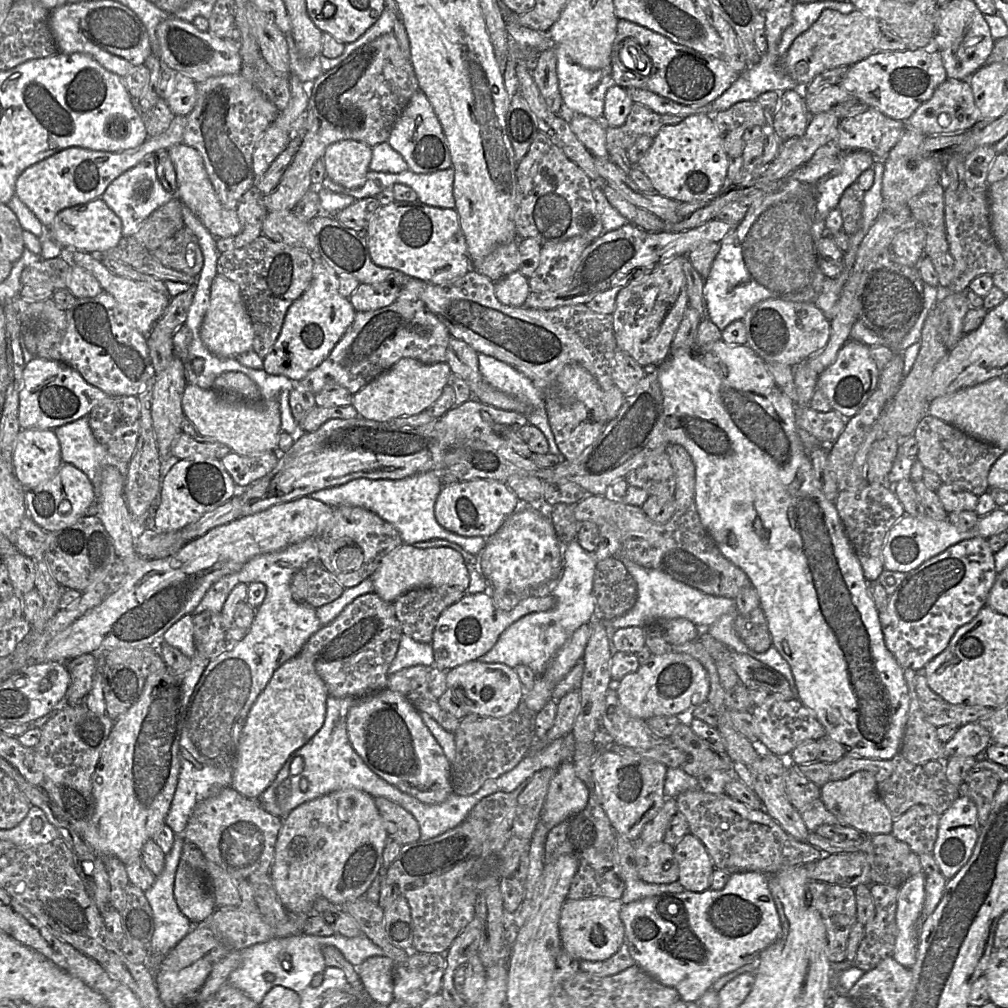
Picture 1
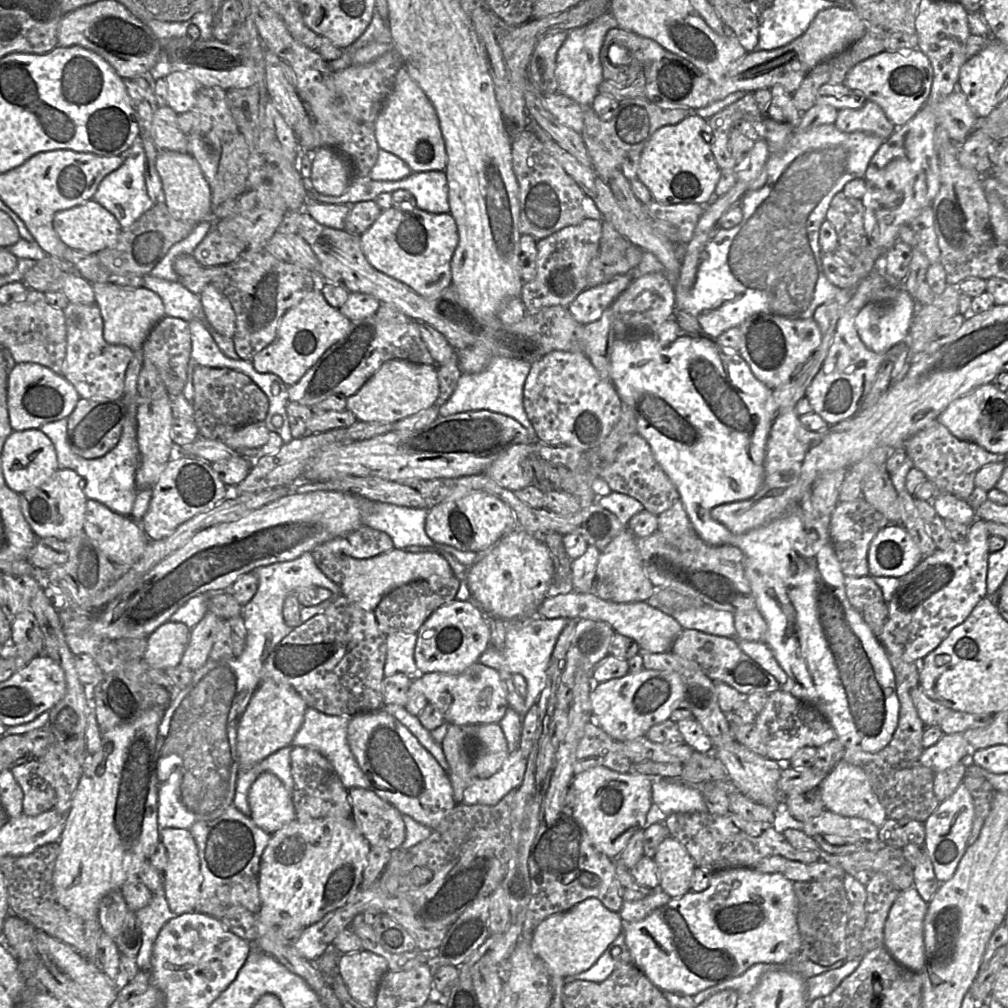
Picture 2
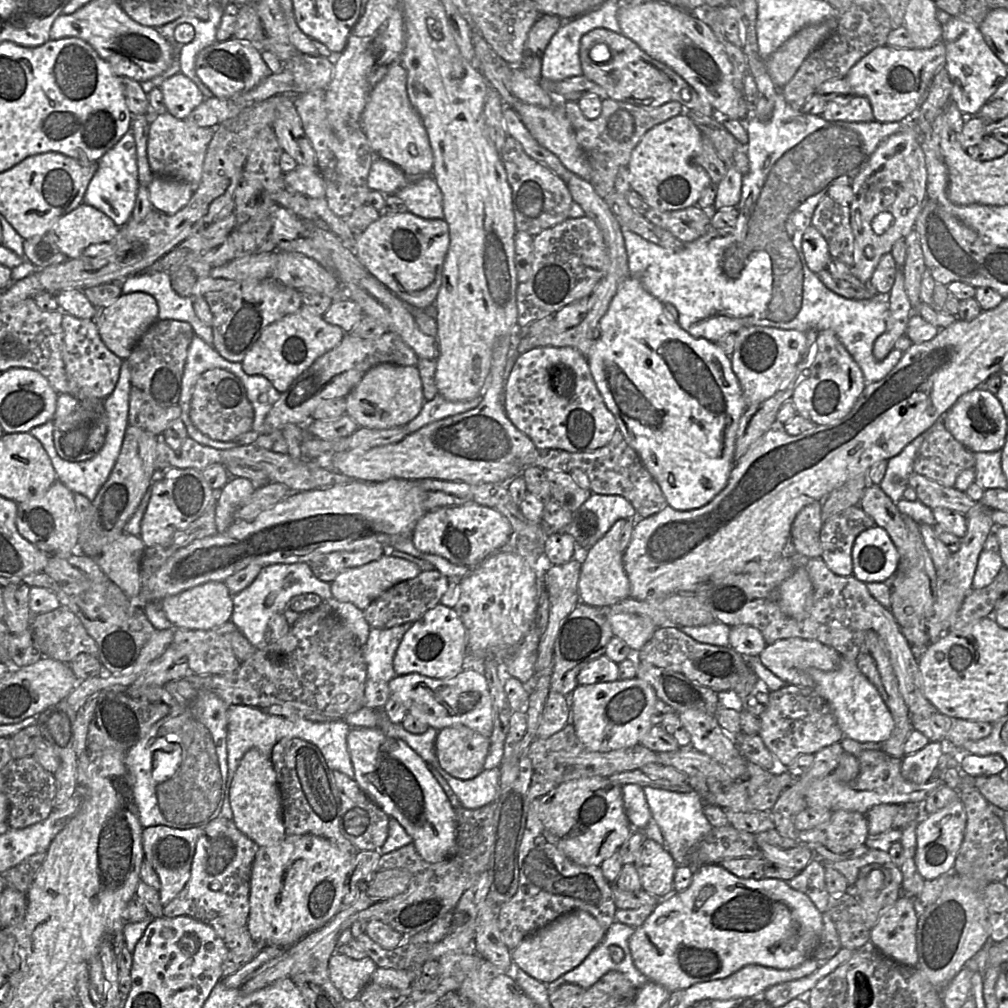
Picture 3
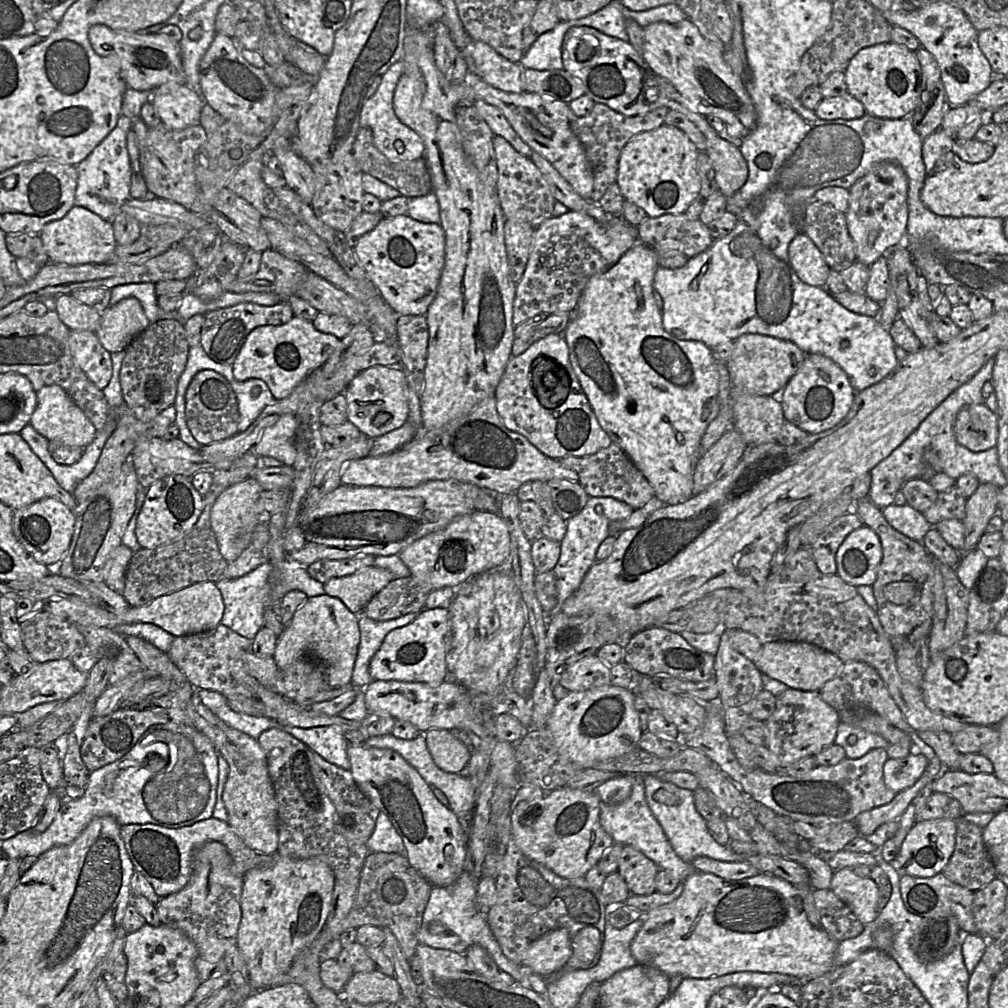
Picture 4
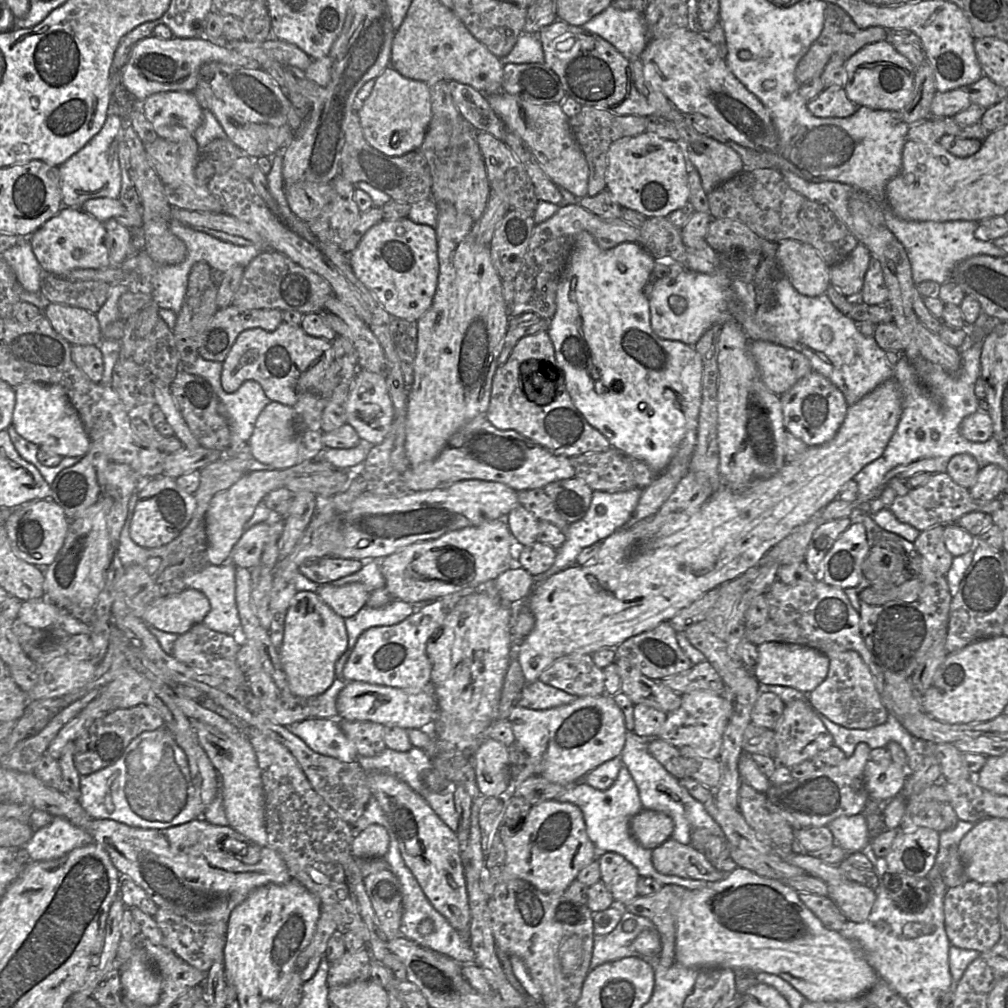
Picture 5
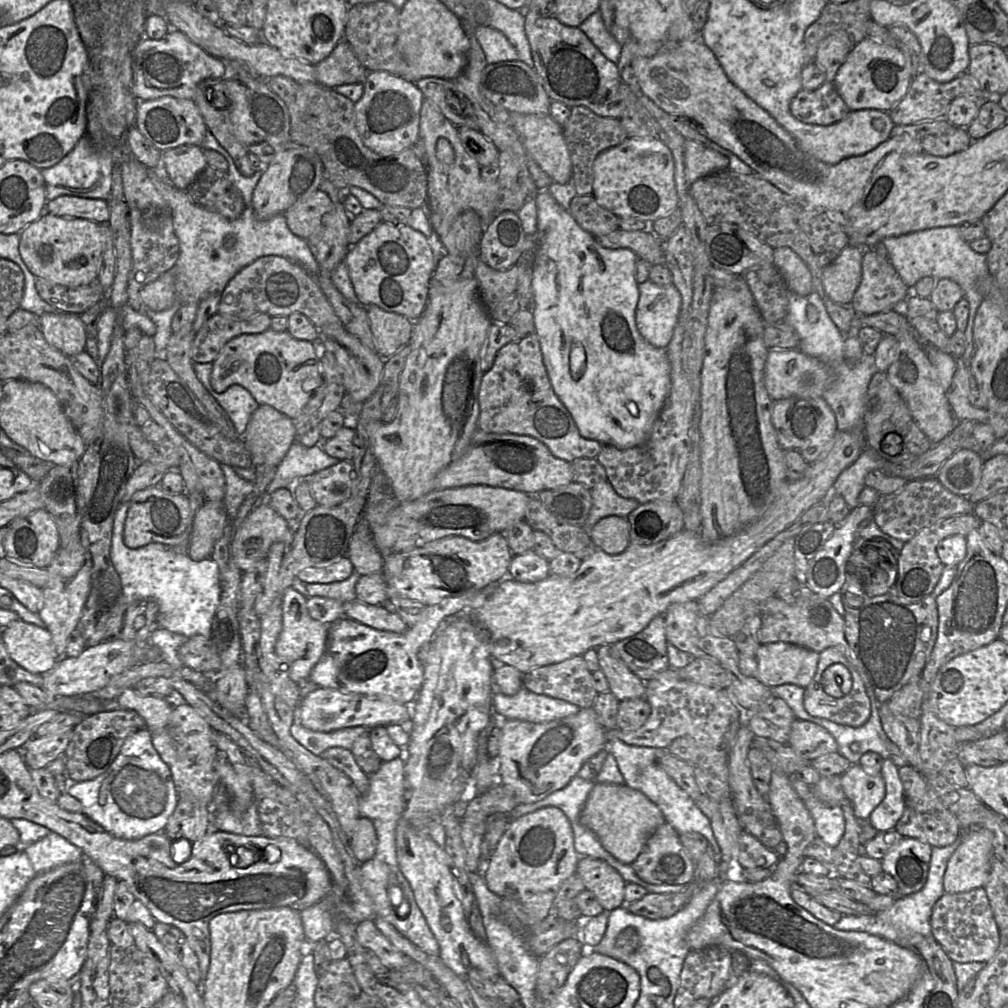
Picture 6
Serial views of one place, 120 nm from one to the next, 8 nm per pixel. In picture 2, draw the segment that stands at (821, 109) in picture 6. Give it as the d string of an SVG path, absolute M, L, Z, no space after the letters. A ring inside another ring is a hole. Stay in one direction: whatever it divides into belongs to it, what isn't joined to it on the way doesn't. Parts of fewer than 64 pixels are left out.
M866 101L858 109L838 110L834 125L842 132L864 132L888 139L897 129L874 102Z

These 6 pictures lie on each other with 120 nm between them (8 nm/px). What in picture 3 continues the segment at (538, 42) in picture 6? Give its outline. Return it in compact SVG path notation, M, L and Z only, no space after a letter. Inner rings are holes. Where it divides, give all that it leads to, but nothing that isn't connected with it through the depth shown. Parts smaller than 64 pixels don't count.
M596 28L586 33L580 42L580 62L582 75L598 84L607 93L607 97L643 108L657 108L667 102L676 101L688 111L695 111L711 116L713 108L673 69L652 58L635 42L604 28ZM605 44L610 50L610 59L597 63L590 59L589 53L593 46Z

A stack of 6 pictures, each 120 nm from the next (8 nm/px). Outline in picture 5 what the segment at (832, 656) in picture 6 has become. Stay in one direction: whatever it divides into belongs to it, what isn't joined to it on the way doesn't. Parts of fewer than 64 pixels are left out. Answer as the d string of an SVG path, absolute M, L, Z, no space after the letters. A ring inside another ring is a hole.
M852 650L830 658L827 677L807 694L807 698L817 713L848 729L869 729L885 723L890 715L876 689L870 668Z

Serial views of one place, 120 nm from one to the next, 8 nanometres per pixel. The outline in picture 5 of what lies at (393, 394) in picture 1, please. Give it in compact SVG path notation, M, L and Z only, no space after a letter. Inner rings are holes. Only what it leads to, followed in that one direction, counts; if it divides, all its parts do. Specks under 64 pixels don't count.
M358 370L343 403L343 408L346 422L355 429L360 437L360 442L368 443L371 446L381 444L390 432L395 418L395 410L388 392L385 374Z

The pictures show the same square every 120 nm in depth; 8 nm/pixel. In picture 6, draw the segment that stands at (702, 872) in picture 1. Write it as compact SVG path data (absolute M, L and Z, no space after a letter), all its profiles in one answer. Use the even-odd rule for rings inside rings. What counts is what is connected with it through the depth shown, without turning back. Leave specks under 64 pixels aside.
M581 857L576 868L585 890L592 892L604 911L612 911L624 904L626 882L619 872L601 859Z

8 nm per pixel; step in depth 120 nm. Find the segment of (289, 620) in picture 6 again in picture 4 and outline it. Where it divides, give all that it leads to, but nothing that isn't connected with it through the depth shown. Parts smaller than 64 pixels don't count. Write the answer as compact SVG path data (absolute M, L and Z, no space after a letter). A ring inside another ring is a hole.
M323 594L308 597L296 610L278 638L273 659L279 669L284 669L311 653L325 665L330 687L340 688L350 684L359 643L359 615L352 613L340 599Z

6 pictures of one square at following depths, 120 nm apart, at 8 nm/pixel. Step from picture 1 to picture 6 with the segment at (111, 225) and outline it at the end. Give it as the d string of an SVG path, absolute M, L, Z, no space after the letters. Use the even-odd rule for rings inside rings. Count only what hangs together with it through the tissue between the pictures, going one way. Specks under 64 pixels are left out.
M44 213L25 227L19 237L20 256L36 278L67 287L80 287L96 280L102 255L102 237L97 222Z

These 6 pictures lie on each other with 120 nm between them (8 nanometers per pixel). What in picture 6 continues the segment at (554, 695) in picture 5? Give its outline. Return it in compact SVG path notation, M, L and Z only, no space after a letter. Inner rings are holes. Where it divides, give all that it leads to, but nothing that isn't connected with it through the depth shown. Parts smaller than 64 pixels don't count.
M521 687L513 696L494 693L492 713L505 720L548 723L576 714L580 708L563 700L535 694Z

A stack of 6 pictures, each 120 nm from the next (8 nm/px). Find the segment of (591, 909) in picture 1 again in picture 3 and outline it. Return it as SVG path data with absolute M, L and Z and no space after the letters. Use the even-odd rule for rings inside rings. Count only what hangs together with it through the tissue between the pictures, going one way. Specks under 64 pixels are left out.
M574 910L530 934L511 951L511 957L522 971L548 984L580 965L602 941L606 931L588 912Z

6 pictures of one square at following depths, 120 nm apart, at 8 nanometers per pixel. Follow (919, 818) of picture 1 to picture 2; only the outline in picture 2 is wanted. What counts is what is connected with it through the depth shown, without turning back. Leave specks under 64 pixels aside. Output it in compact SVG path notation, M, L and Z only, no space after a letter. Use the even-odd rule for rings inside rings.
M887 819L879 828L877 839L887 845L903 848L908 844L924 846L925 836L923 822L911 819Z

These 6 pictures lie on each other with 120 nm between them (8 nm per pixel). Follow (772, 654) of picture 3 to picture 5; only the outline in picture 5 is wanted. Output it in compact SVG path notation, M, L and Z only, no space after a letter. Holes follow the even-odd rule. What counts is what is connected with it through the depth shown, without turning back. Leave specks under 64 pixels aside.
M765 642L757 646L759 657L753 671L761 685L780 685L791 687L808 694L827 677L830 658L808 646Z

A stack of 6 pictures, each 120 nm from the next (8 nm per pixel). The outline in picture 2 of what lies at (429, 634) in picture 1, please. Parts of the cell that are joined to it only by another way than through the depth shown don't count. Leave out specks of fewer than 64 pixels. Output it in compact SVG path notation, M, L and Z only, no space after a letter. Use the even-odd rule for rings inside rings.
M432 576L395 588L385 595L373 610L380 629L386 634L397 632L417 634L434 611L456 599L460 584L461 582L456 576Z

